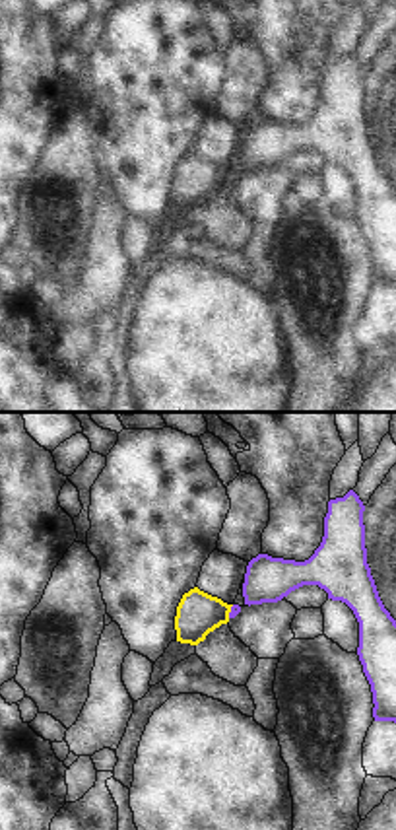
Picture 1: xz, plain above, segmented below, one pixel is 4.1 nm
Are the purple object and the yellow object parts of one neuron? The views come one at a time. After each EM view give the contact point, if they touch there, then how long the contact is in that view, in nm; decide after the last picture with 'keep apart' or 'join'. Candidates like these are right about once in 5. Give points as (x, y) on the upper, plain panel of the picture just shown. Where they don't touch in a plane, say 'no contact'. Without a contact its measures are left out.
contact (231, 175); length 60 nm

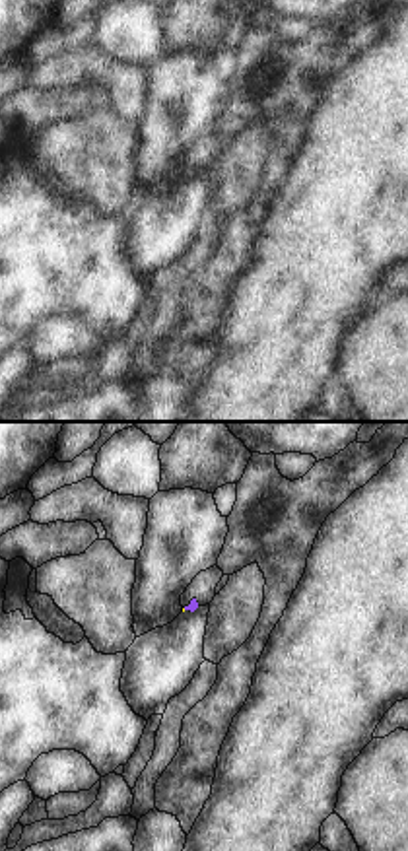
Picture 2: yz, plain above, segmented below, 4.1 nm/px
no contact

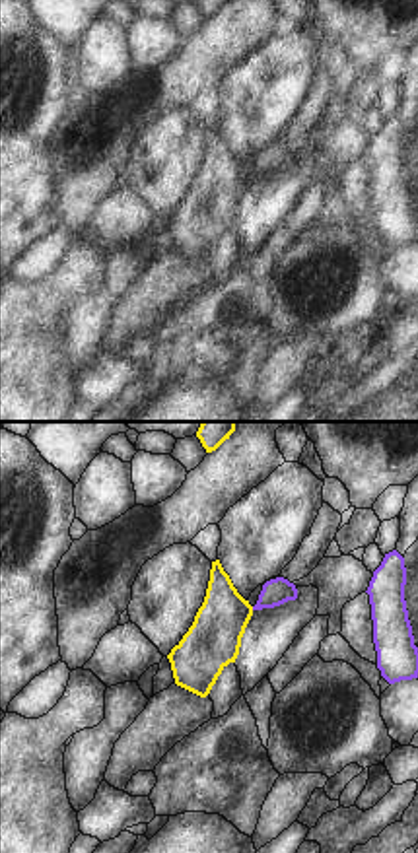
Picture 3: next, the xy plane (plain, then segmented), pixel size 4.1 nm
no contact

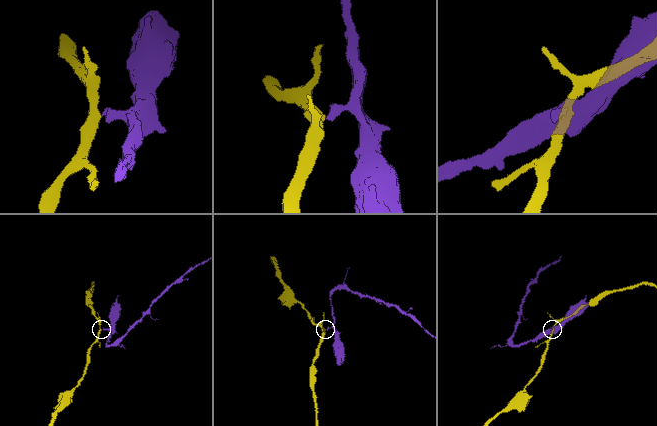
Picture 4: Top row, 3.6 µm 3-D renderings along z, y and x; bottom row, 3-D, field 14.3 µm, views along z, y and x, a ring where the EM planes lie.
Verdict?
keep apart

